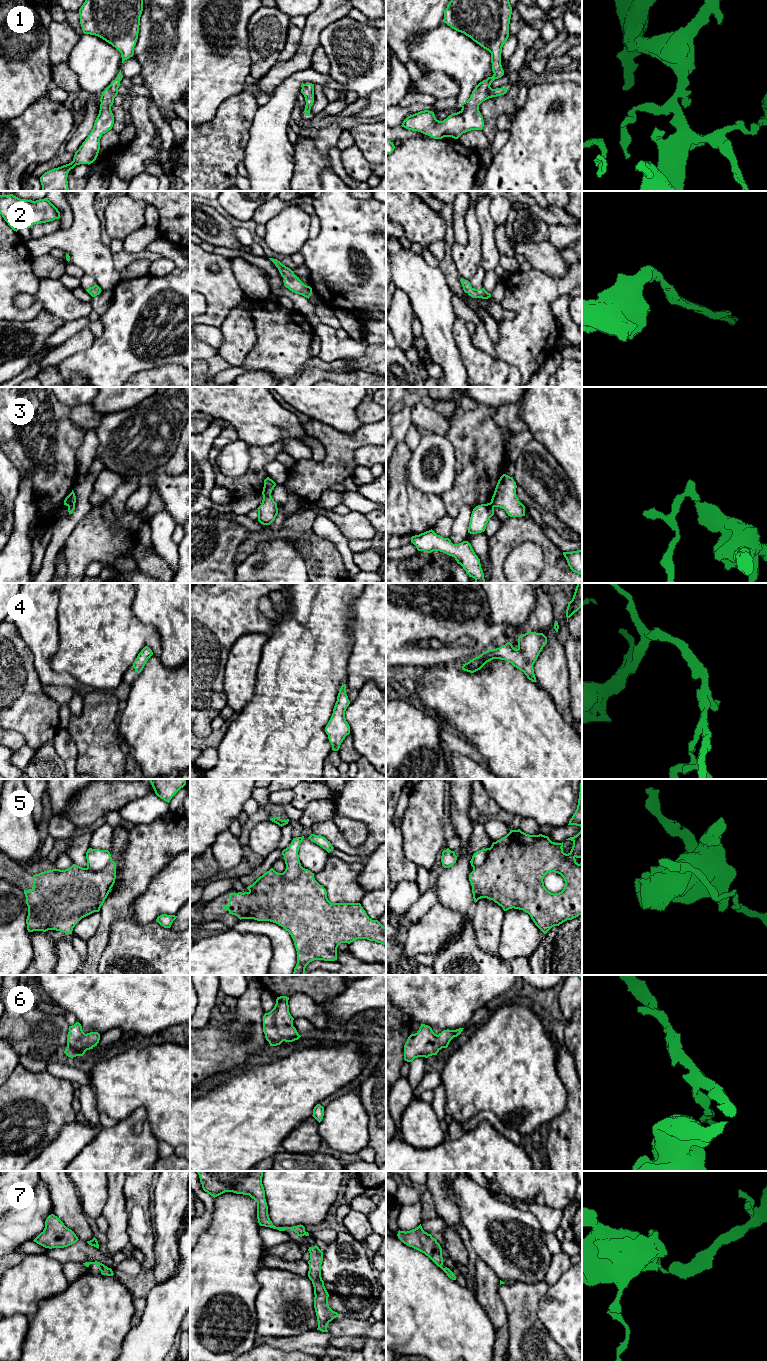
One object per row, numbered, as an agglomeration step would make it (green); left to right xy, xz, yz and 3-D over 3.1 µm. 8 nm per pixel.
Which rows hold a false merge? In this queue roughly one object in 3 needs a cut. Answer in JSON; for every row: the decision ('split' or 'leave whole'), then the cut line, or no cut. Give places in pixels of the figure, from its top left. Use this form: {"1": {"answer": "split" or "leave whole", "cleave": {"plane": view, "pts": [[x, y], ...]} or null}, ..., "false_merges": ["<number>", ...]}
{"1": {"answer": "leave whole", "cleave": null}, "2": {"answer": "leave whole", "cleave": null}, "3": {"answer": "split", "cleave": {"plane": "xz", "pts": [[262, 493], [270, 494]]}}, "4": {"answer": "leave whole", "cleave": null}, "5": {"answer": "split", "cleave": {"plane": "xz", "pts": [[302, 867], [295, 878], [288, 880], [283, 878]]}}, "6": {"answer": "leave whole", "cleave": null}, "7": {"answer": "leave whole", "cleave": null}, "false_merges": ["3", "5"]}

